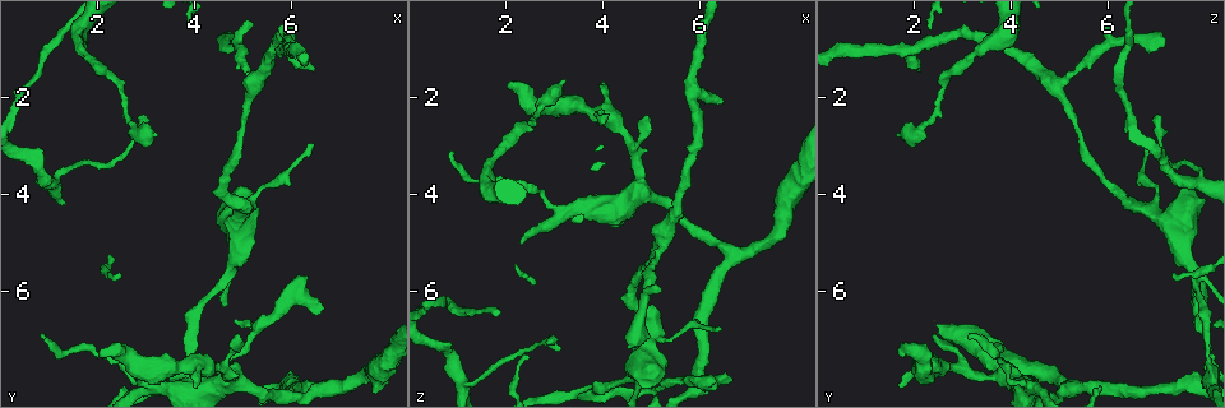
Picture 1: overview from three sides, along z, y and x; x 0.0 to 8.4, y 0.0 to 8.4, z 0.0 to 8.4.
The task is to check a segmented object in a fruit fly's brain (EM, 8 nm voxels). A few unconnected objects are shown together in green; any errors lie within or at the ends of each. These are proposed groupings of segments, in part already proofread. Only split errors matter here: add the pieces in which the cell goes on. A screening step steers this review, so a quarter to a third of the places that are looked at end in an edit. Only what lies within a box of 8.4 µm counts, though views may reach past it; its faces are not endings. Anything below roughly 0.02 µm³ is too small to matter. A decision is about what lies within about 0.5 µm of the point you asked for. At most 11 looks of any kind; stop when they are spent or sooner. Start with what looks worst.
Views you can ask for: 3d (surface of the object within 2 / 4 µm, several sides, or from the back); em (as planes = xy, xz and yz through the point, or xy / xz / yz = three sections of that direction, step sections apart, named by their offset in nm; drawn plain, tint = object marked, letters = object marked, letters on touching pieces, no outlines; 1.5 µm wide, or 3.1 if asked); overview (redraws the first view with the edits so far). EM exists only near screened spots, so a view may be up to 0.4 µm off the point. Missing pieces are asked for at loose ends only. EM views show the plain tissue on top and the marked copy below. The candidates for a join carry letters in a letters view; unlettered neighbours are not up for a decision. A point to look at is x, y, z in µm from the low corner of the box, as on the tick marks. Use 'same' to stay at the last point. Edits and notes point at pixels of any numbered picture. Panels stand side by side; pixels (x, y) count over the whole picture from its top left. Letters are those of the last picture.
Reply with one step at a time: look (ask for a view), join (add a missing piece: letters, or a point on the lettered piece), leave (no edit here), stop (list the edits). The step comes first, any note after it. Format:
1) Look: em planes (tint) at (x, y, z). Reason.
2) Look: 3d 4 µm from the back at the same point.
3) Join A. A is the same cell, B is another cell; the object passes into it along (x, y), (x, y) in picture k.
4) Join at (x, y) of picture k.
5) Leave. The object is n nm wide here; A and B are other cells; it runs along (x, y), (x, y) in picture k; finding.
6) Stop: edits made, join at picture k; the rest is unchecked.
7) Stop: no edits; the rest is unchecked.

Look: em planes (letters) at (2.10, 7.30, 1.75).

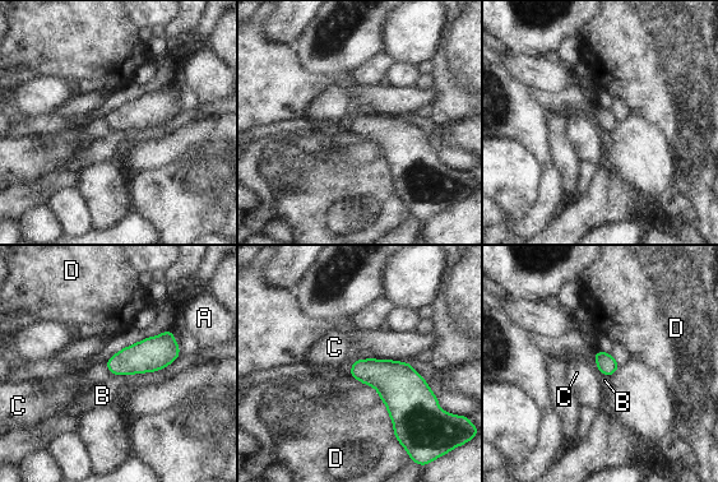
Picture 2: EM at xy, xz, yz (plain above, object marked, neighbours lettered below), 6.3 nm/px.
Leave. A, B, C and D are other cells; a border runs along (371, 357), (410, 362) in picture 2; no lettered piece goes on from it.

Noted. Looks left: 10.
Look: em planes (letters) at (3.30, 2.70, 1.70). Branch stops here.

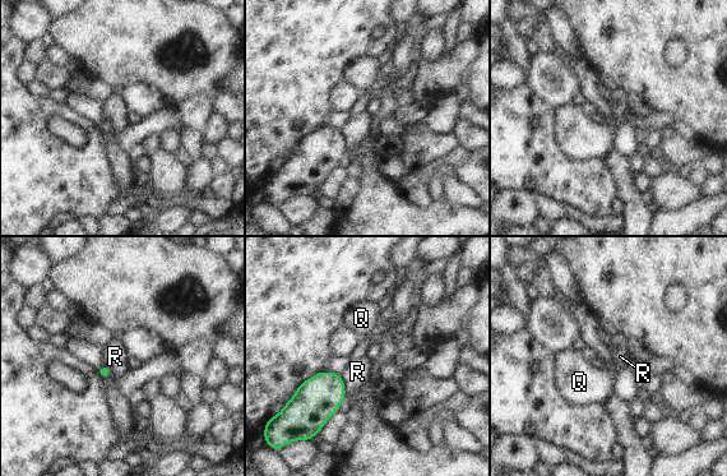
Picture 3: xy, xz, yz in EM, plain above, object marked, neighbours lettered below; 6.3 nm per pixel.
Leave. Q and R are other cells; a border runs along (341, 375), (347, 394) in picture 3; no lettered piece goes on from it.

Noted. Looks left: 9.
Look: em xz step 8 (tint) at (4.55, 0.85, 7.20). An open end.

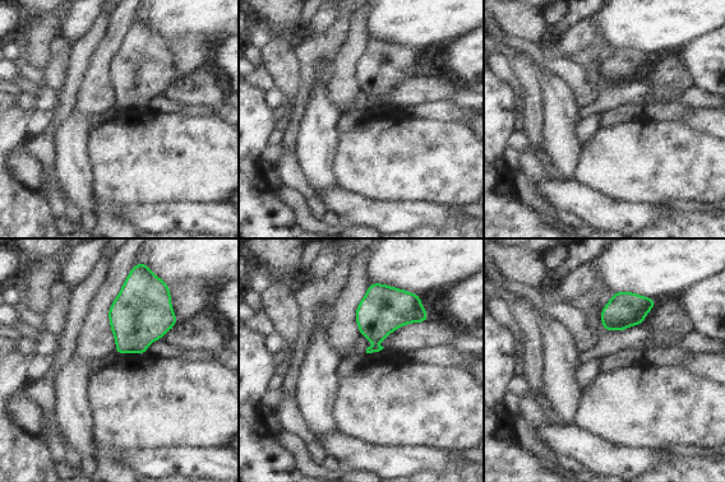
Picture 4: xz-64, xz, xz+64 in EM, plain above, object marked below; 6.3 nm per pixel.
Look: em planes (letters) at the same point. Cut it another way.

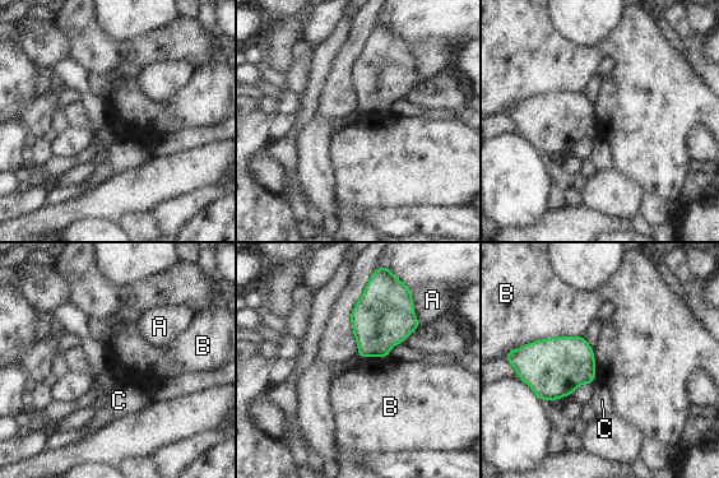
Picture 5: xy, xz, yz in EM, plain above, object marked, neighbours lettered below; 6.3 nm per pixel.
Leave. The object is 160 nm wide here; A, B and C are other cells; a border runs along (584, 335), (541, 338), (516, 349) in picture 5; none of them fits.

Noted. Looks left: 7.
Look: em xz step 4 (tint) at (0.90, 6.95, 3.15). End of a long branch.

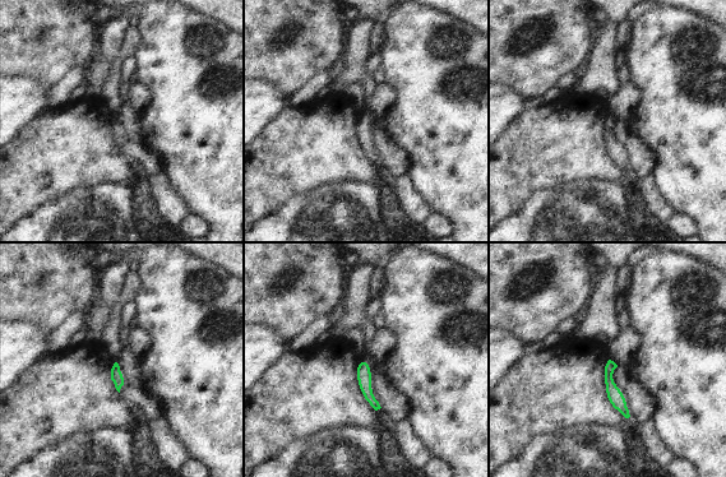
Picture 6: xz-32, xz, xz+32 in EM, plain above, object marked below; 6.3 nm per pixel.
Look: em planes (letters) at the same point. Another direction.

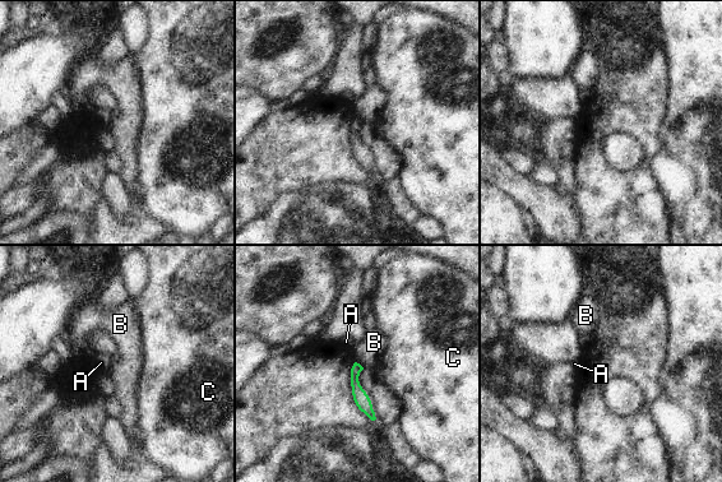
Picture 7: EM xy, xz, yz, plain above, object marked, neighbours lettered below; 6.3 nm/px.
Leave. The object is 80 nm wide here; A, B and C are other cells; a border runs along (355, 361), (364, 367) in picture 7; no lettered piece goes on from it.

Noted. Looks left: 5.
Stop: no edits; the rest is unchecked.

